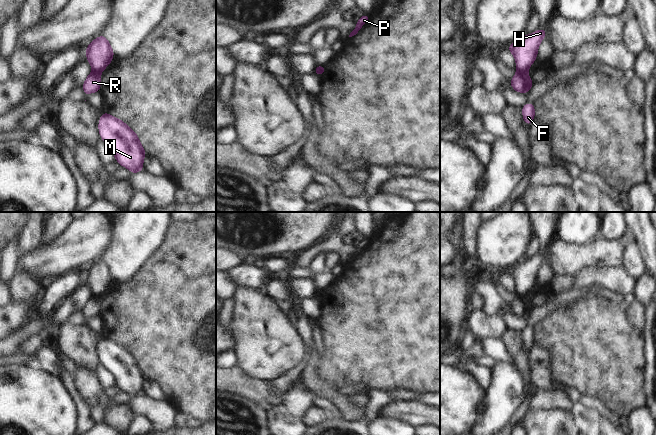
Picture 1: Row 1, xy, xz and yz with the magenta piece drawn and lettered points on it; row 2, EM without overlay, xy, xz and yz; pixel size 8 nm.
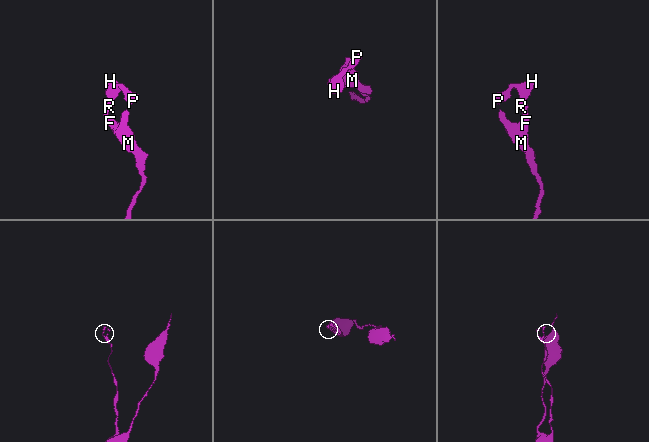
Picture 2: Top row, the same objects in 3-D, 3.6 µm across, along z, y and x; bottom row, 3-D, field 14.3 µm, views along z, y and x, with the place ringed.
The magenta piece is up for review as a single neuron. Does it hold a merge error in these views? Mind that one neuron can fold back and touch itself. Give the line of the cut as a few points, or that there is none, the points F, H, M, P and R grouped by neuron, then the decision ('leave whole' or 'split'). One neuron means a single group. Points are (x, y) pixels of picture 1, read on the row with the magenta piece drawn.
cut yz (518, 71), (526, 73); groups F M R / H P; split

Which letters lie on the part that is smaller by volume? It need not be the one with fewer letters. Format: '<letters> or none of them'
H, P

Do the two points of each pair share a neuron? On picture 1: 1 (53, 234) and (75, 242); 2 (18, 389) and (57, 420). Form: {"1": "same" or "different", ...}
{"1": "different", "2": "same"}

